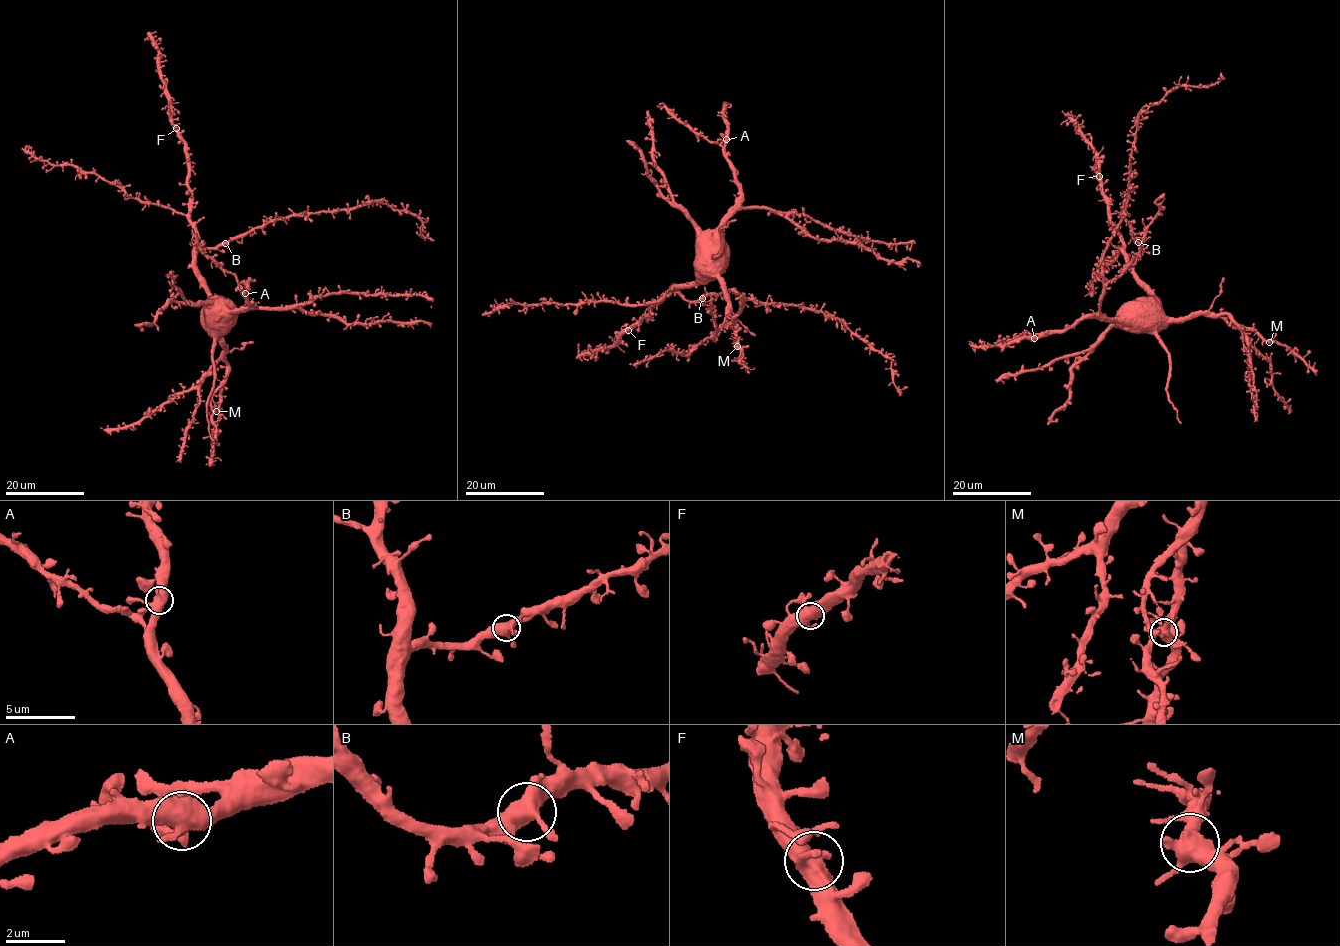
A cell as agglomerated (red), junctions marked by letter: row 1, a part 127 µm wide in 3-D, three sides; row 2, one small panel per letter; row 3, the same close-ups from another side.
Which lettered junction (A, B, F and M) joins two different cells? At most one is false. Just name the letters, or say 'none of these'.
none of these

